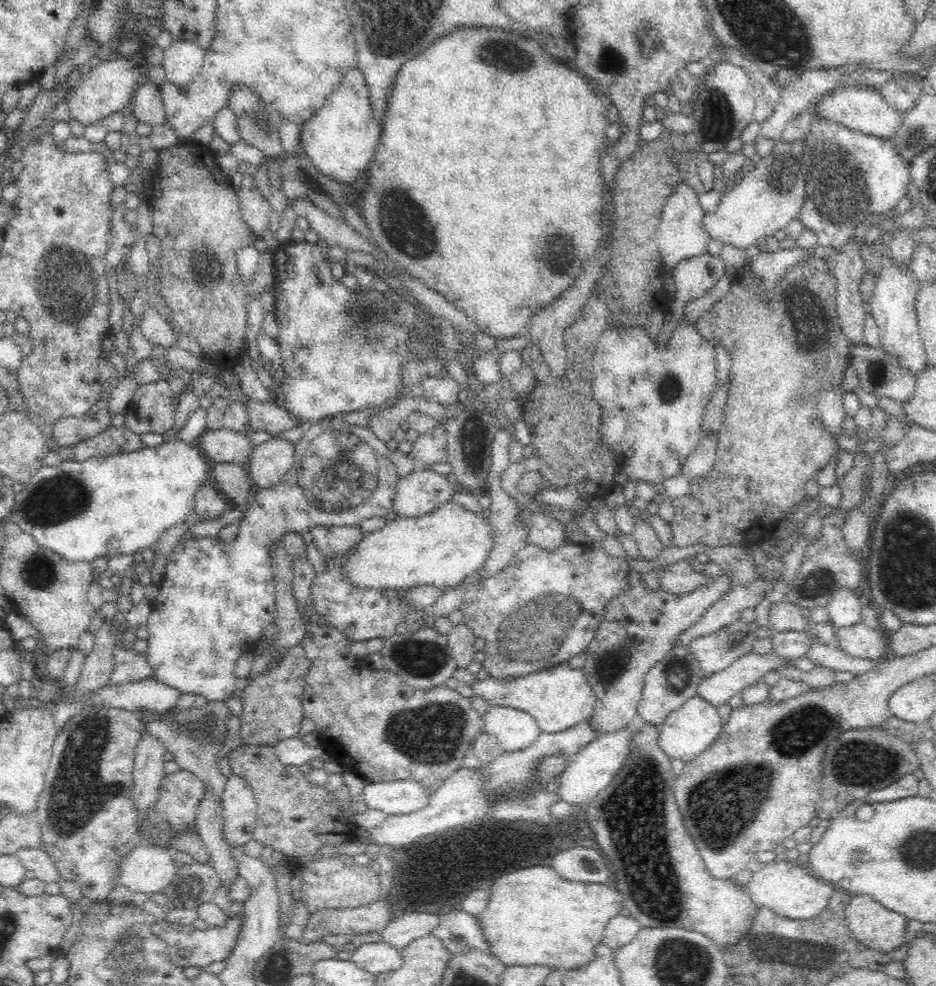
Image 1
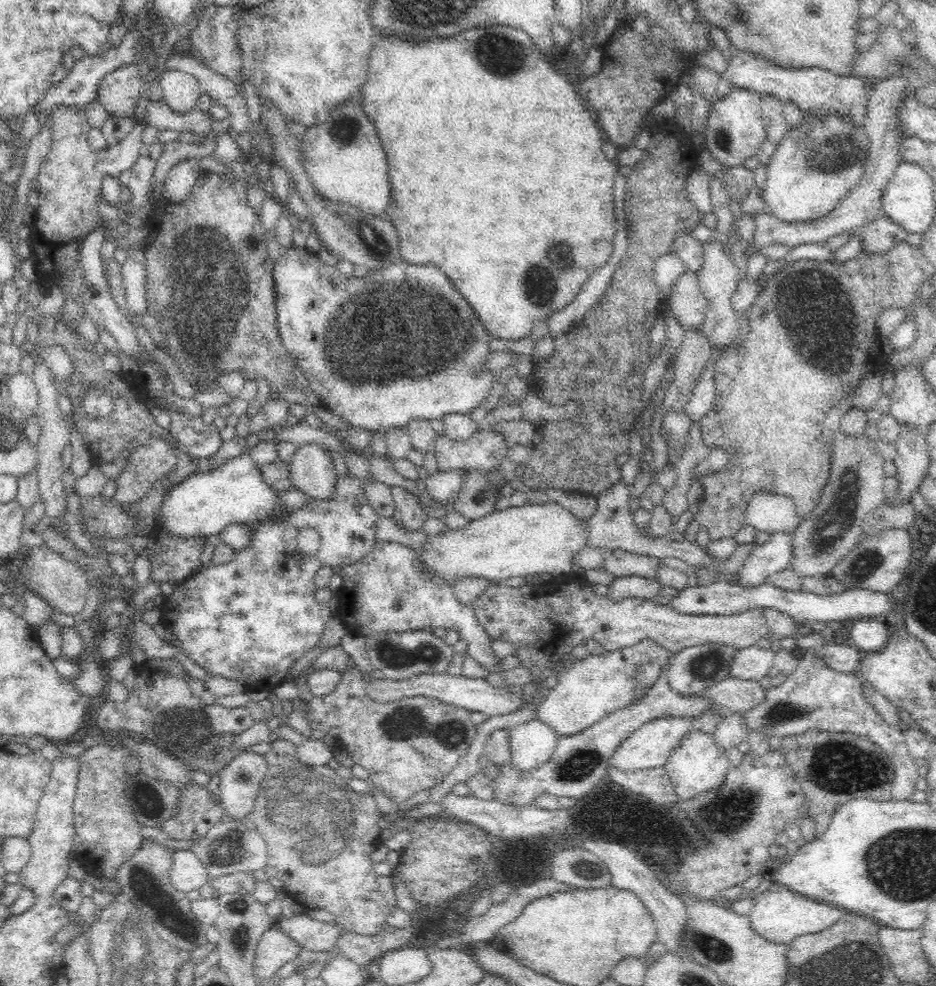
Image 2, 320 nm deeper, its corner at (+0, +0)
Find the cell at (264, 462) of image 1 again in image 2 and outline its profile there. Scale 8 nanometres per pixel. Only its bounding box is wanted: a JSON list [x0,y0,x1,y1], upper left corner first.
[288,444,340,500]

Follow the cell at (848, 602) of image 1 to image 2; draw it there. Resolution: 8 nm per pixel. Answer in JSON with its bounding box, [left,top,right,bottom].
[850,619,892,654]

